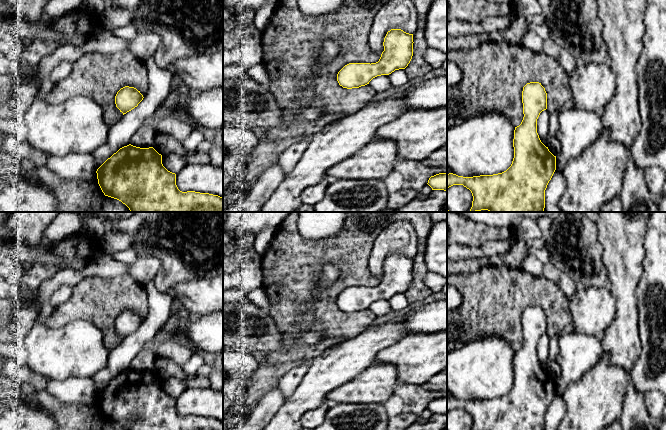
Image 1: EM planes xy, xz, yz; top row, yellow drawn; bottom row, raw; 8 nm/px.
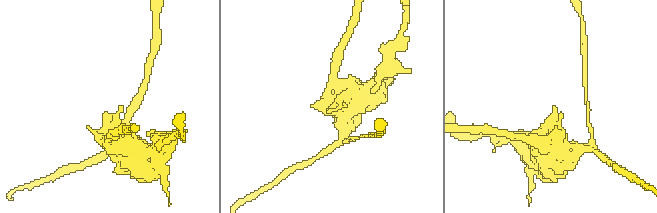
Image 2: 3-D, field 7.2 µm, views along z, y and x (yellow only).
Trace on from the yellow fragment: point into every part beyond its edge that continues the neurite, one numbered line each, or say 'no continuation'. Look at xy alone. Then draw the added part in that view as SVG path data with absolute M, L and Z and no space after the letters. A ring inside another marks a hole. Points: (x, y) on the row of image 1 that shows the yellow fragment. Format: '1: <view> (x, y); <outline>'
no continuation

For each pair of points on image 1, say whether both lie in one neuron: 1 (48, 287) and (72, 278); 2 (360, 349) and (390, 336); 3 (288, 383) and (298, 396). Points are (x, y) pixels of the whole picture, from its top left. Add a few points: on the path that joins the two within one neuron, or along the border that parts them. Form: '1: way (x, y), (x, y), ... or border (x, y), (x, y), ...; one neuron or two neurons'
1: way (54, 283), (61, 278), (66, 278); one neuron
2: way (367, 344), (373, 339), (383, 336); one neuron
3: border (307, 371), (299, 385), (286, 399); two neurons

